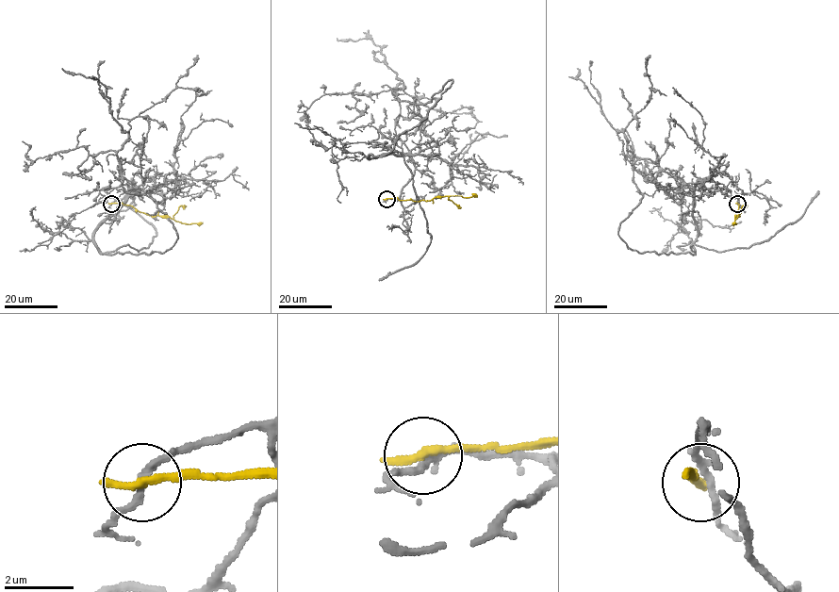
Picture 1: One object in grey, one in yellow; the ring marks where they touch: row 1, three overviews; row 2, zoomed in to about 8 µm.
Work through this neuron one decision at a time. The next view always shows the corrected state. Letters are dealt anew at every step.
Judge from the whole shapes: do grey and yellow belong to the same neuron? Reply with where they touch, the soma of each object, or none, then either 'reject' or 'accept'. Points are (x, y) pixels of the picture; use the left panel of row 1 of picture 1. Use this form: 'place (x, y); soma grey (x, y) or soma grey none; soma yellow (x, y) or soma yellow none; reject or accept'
place (111, 204); soma grey none; soma yellow none; reject

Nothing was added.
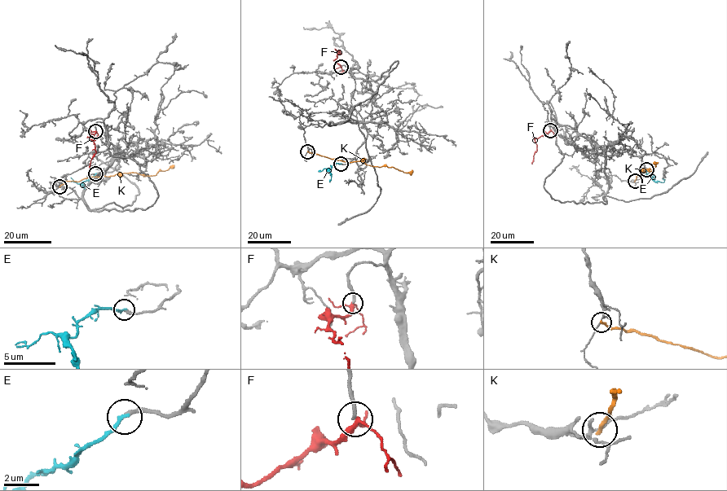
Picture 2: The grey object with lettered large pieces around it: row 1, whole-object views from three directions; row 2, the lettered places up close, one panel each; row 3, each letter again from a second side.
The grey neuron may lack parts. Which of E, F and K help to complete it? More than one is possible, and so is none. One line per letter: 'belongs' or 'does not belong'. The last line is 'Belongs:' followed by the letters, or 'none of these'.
E: belongs
F: does not belong
K: does not belong
Belongs: E

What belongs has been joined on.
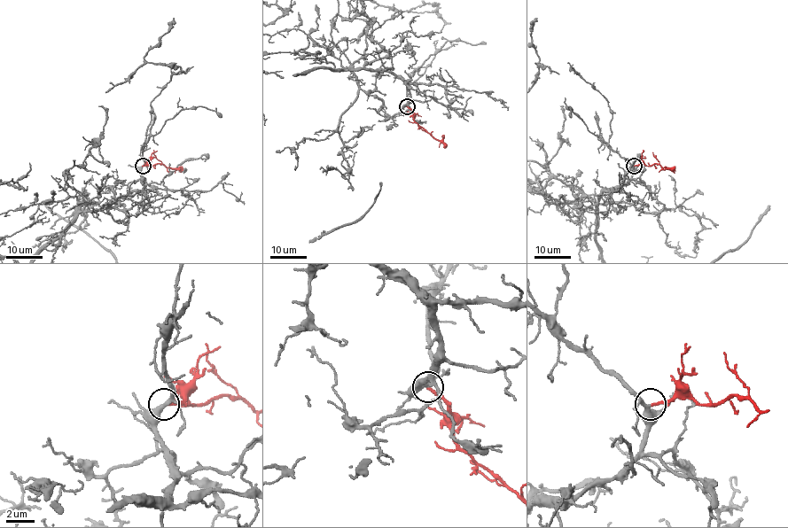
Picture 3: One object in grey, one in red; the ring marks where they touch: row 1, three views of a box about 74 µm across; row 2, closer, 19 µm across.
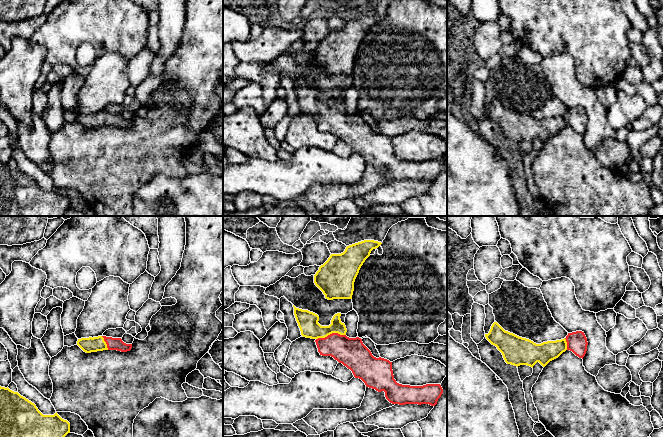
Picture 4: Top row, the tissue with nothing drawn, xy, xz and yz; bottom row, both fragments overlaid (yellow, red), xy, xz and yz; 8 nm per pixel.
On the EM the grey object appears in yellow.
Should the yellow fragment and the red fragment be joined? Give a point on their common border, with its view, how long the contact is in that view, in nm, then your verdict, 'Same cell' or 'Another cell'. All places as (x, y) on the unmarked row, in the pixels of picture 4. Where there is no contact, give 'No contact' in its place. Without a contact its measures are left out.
Touches yellow at xz (330, 109). Shared border 240 nm. Same cell

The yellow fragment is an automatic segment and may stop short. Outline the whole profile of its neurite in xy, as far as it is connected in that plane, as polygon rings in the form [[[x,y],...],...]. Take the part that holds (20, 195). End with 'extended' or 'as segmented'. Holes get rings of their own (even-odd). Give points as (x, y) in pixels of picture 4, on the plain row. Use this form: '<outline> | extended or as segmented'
[[[0,162],[0,216],[63,216],[70,199],[57,188],[43,191],[36,181]]] | as segmented

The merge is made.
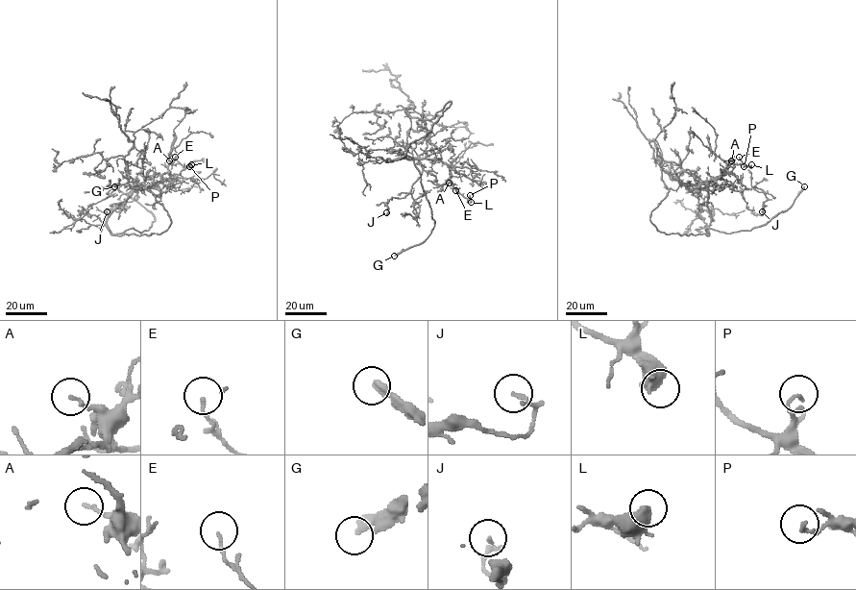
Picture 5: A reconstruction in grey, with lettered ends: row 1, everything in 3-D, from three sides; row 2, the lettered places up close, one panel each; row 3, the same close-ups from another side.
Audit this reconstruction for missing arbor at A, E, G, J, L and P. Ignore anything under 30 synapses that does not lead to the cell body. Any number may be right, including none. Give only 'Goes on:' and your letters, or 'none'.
Goes on: G

